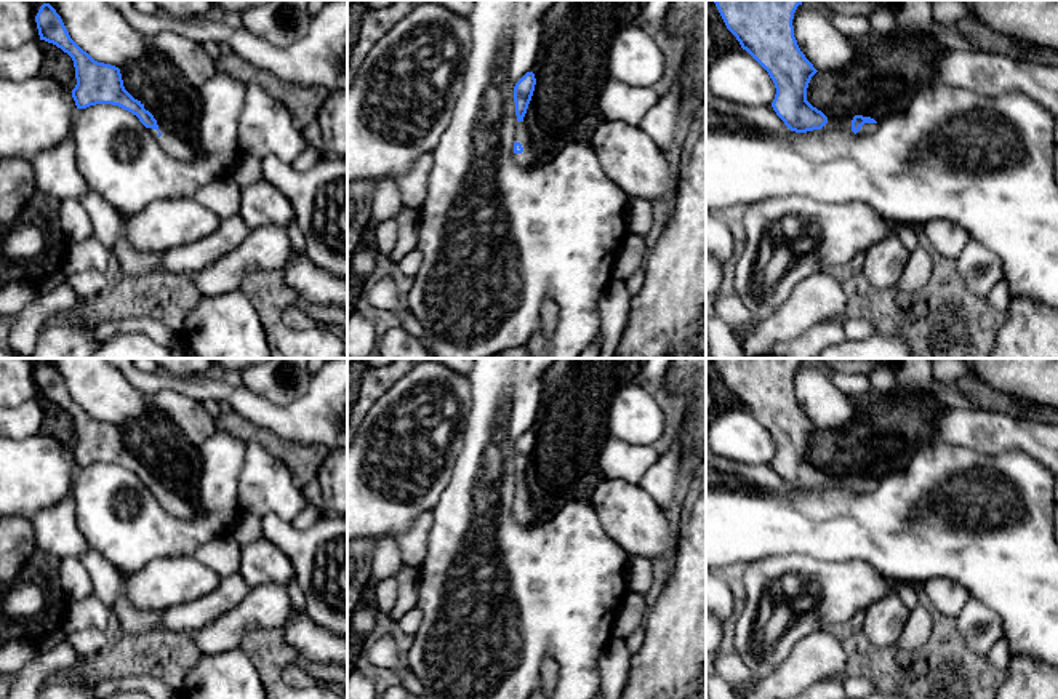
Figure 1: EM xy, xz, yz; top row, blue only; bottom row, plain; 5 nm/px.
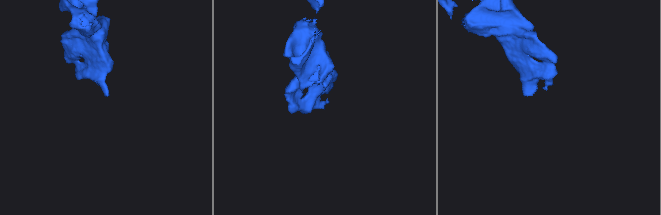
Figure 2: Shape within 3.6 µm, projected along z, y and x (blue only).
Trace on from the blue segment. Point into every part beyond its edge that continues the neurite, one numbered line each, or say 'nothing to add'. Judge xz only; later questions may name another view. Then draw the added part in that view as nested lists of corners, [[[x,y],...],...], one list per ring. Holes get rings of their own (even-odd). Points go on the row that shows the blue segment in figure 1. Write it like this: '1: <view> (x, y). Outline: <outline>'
1: xz (528, 157). Outline: [[[517,122],[515,142],[523,147],[522,154],[514,154],[515,162],[523,168],[531,168],[538,162],[538,149],[533,146],[530,131],[523,122]]]

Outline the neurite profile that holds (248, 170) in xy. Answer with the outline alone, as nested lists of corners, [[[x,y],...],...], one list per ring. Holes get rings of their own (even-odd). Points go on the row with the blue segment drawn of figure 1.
[[[240,155],[232,179],[240,189],[248,187],[258,181],[264,181],[261,158],[253,155]]]

